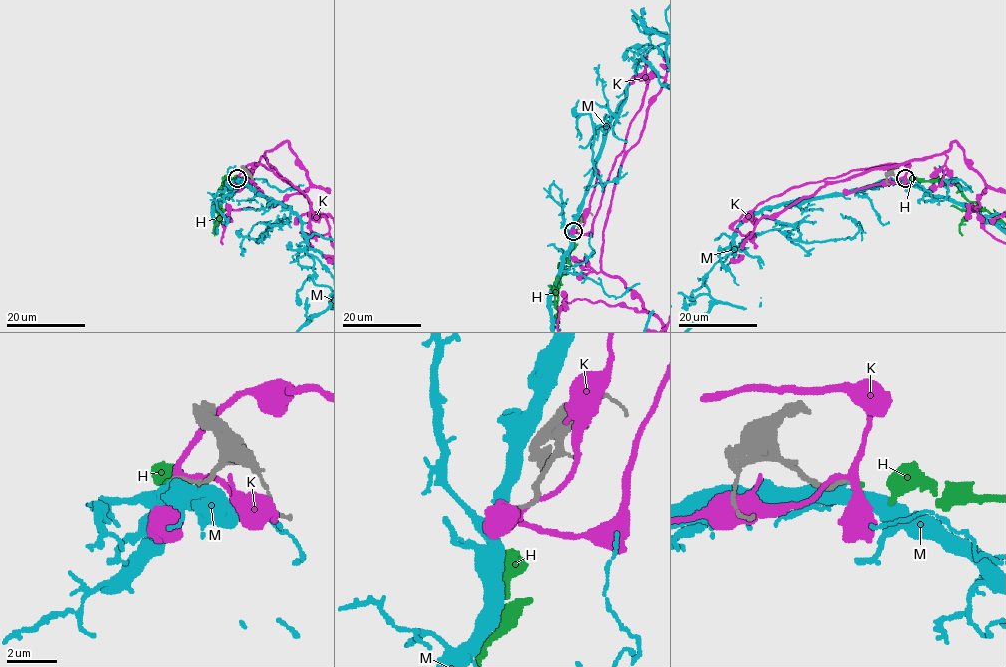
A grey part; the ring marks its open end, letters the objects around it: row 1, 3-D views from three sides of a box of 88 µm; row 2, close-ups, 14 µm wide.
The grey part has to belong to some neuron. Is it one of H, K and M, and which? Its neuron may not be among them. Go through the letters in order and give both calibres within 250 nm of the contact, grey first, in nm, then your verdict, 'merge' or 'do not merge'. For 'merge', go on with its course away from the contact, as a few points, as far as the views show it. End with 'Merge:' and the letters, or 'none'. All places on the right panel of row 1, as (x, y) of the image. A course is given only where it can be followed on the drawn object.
H: 190/160 nm | merge
K: 260/280 nm | do not merge
M: 190/340 nm | do not merge
Merge: H

